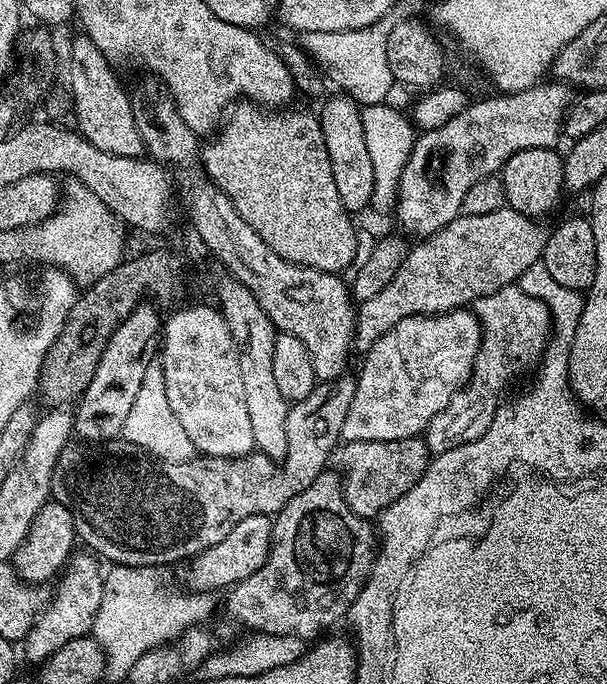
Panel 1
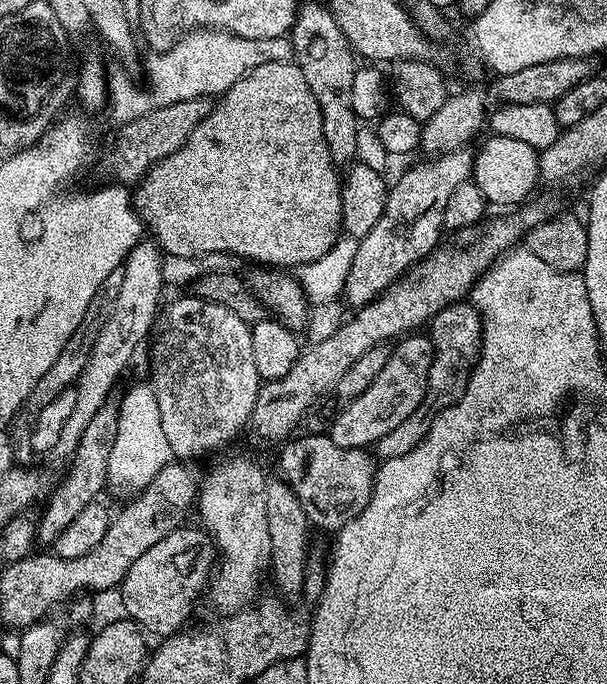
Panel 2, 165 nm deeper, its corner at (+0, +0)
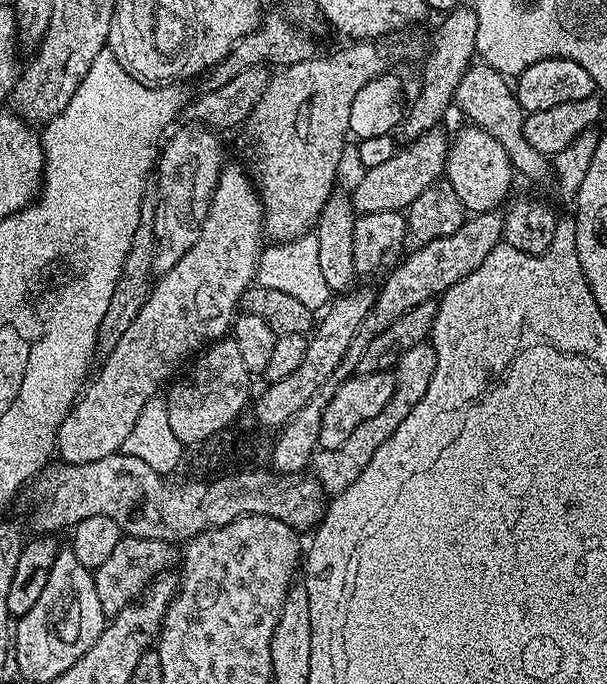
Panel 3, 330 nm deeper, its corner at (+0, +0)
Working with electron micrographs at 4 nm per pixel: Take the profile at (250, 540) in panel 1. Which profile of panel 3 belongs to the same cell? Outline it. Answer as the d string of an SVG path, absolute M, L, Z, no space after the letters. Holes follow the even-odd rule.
M121 535L118 546L114 546L114 550L110 553L110 558L106 558L106 562L102 562L102 566L98 566L94 570L98 602L102 602L105 617L114 617L127 604L137 603L140 597L143 596L144 591L148 589L148 585L157 576L167 573L171 569L168 567L175 560L177 563L177 545L167 544L165 540L151 540L150 538Z

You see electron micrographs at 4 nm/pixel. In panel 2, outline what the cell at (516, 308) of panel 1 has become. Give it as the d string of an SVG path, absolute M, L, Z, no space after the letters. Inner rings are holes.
M461 302L446 306L430 321L430 339L432 341L432 365L428 375L428 389L414 414L406 418L395 430L390 430L386 438L374 445L374 452L381 461L390 458L402 458L402 454L410 454L432 425L432 419L452 404L457 404L468 385L472 367L480 358L480 342L484 338L484 325L480 322L480 313L471 303Z

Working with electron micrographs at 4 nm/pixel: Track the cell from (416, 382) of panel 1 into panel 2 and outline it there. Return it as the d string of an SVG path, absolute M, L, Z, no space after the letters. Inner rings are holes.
M409 334L392 348L386 367L378 373L378 378L366 386L366 390L349 404L343 405L326 435L343 448L367 449L374 446L390 430L397 426L410 414L418 410L422 398L428 389L428 375L432 365L432 341L424 334Z

